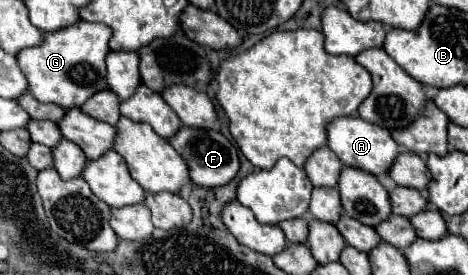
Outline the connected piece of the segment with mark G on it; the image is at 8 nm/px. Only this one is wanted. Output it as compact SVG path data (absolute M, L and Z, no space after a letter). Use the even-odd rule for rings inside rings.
M79 21L67 29L45 33L45 41L39 47L23 49L17 55L19 67L29 81L29 91L41 103L55 103L63 109L81 107L87 97L99 93L99 89L109 89L107 85L107 51L111 39L111 27L103 23Z

